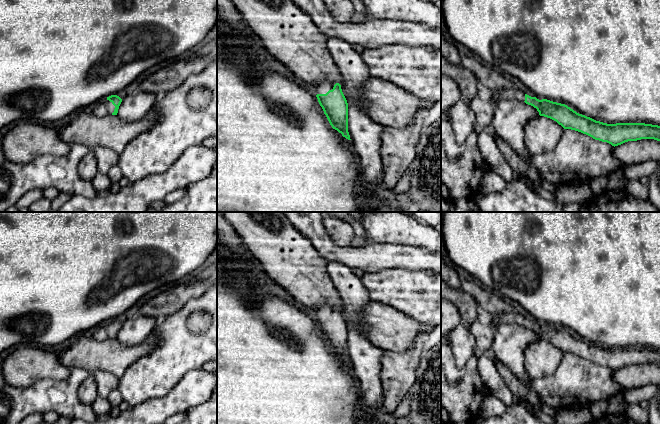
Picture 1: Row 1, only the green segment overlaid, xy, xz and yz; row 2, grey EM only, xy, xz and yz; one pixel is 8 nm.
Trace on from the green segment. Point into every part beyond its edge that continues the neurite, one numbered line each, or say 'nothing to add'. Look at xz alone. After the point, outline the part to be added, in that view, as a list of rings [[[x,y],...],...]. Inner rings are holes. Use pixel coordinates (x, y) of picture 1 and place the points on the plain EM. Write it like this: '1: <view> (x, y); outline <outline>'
1: xz (324, 311); outline [[[324,305],[317,311],[317,318],[326,318],[329,314],[332,314],[334,308]]]

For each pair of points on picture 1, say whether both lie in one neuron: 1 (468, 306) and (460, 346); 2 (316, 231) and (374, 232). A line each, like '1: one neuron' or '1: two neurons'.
1: one neuron
2: two neurons

